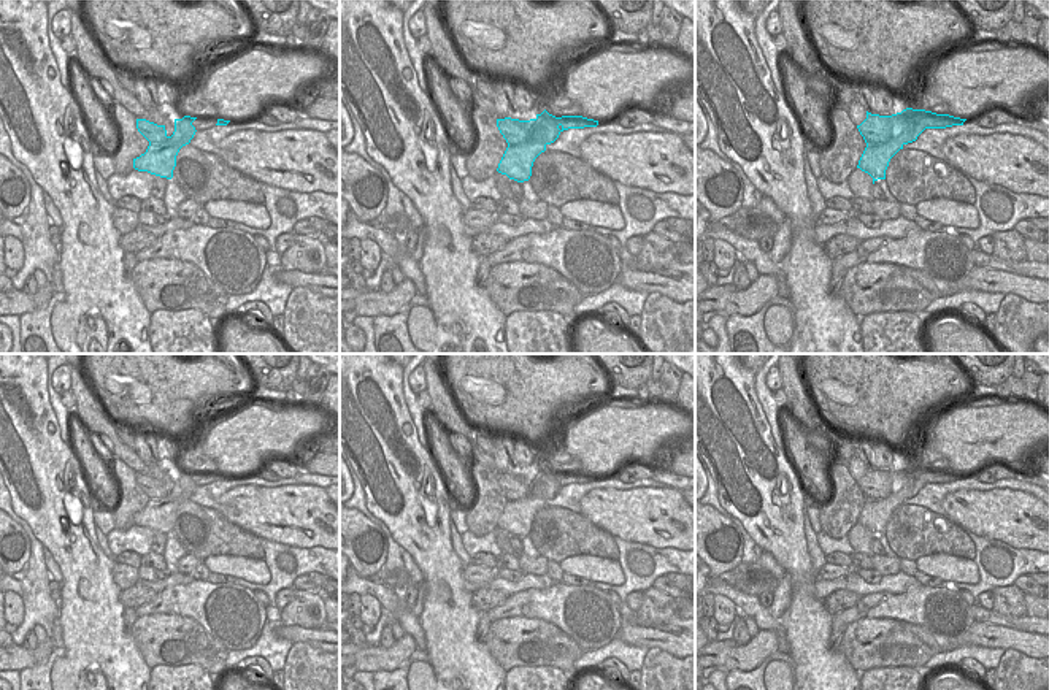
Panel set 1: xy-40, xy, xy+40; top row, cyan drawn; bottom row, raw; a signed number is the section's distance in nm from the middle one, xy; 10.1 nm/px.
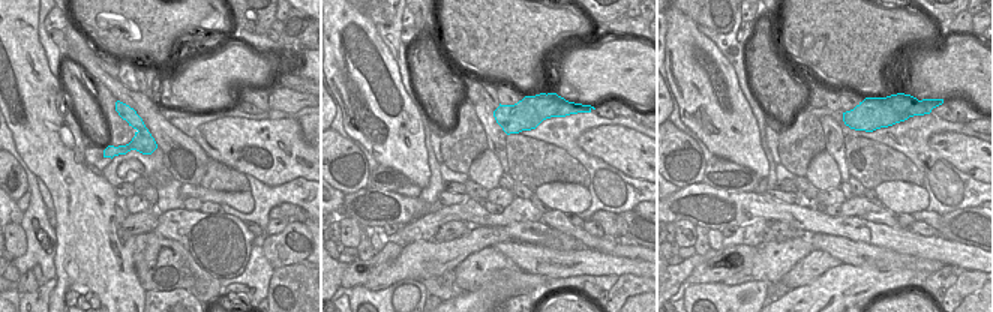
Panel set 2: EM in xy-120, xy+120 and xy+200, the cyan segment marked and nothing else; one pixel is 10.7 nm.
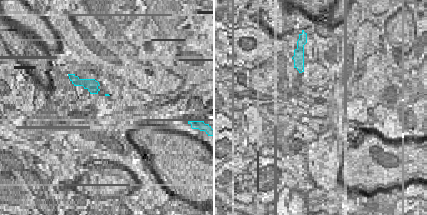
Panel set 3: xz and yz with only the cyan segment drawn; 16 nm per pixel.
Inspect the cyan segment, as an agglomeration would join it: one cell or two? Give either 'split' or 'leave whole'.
split

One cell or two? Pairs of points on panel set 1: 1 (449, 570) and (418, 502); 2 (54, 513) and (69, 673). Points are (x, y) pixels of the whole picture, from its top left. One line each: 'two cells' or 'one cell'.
1: one cell
2: one cell

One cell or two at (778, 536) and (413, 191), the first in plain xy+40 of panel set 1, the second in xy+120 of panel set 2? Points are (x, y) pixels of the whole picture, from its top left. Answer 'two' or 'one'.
two

